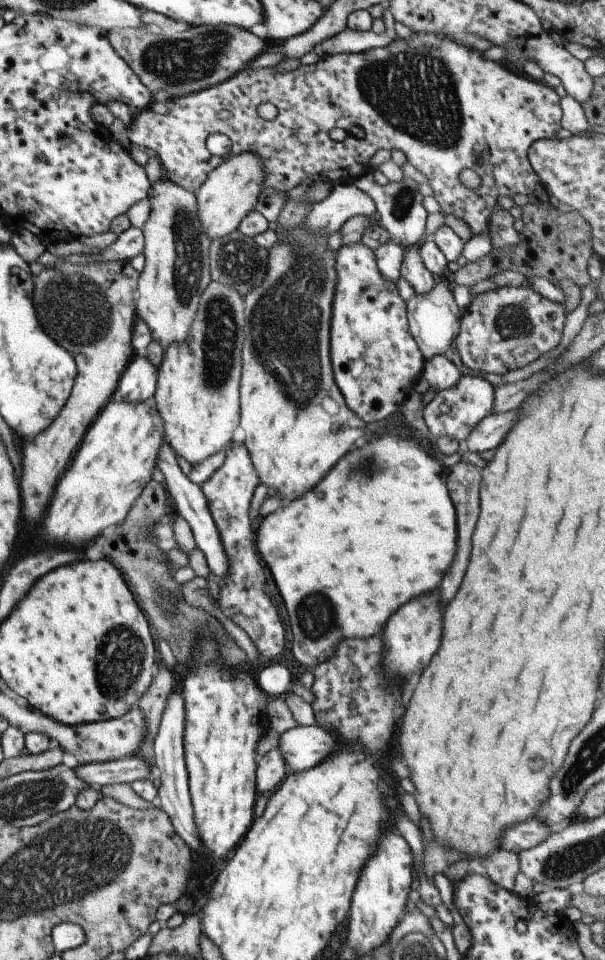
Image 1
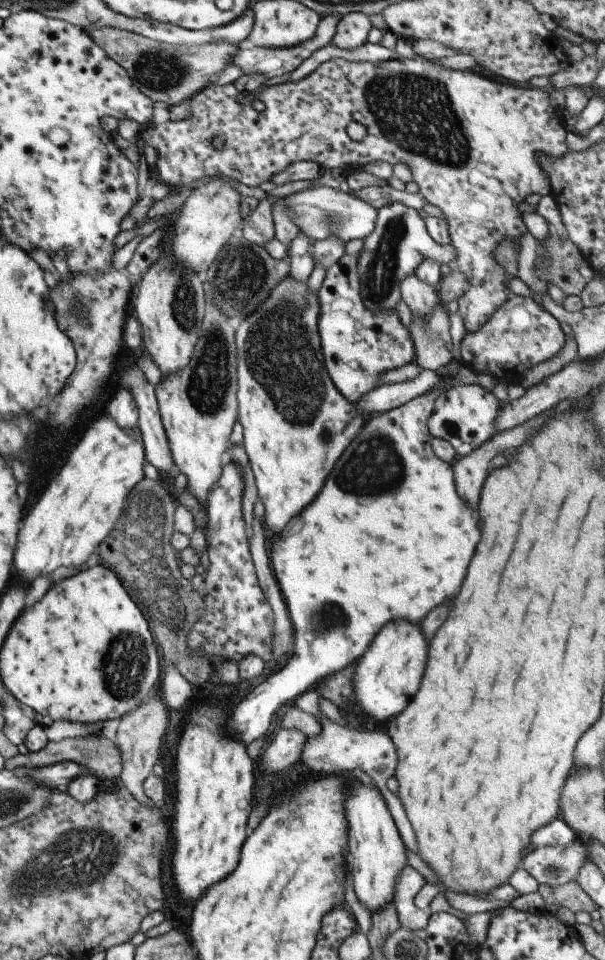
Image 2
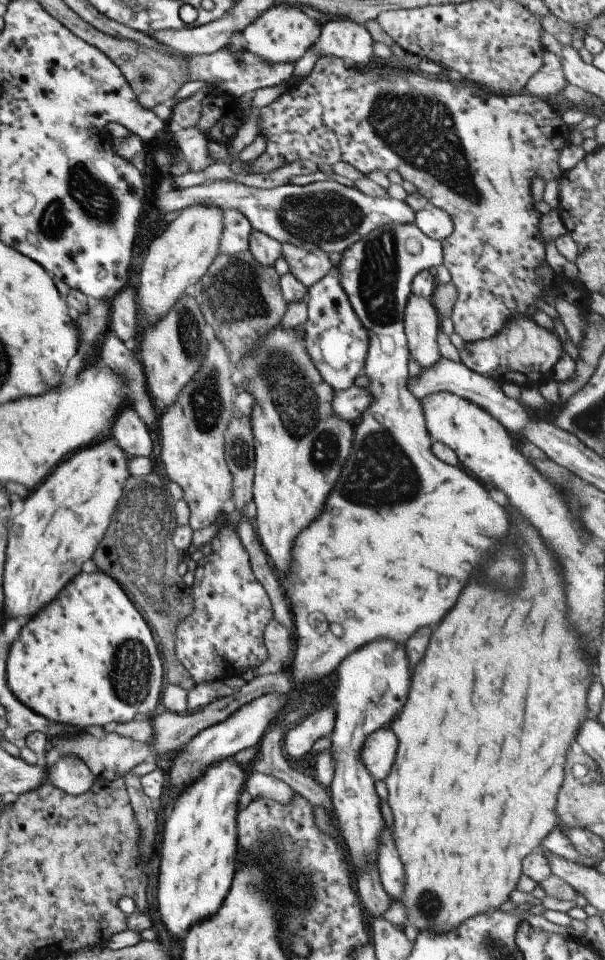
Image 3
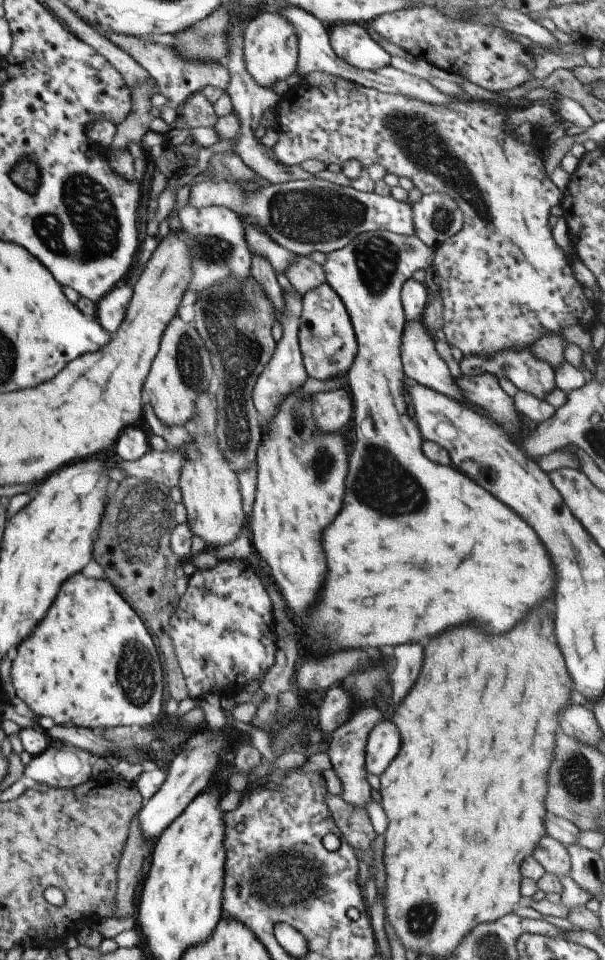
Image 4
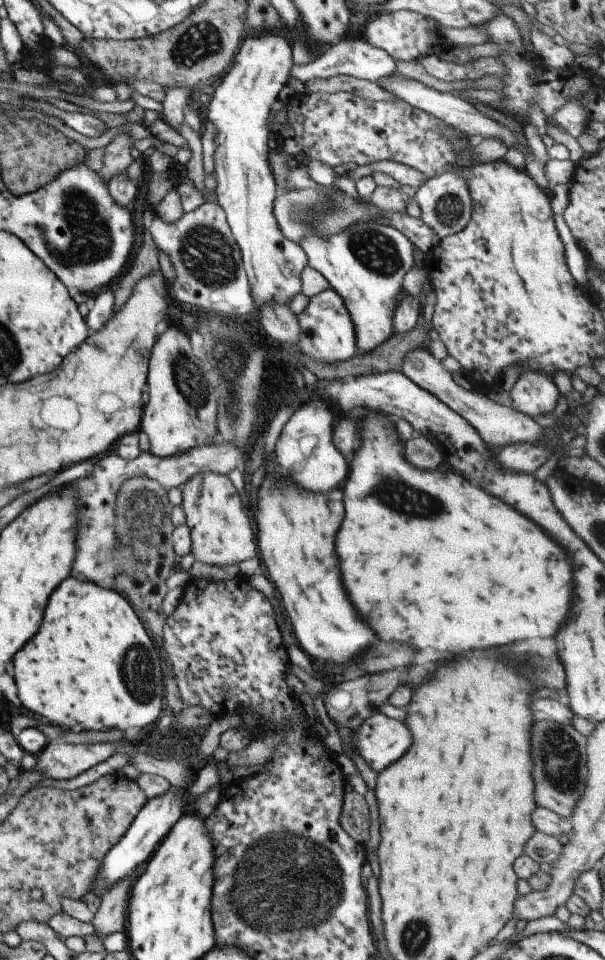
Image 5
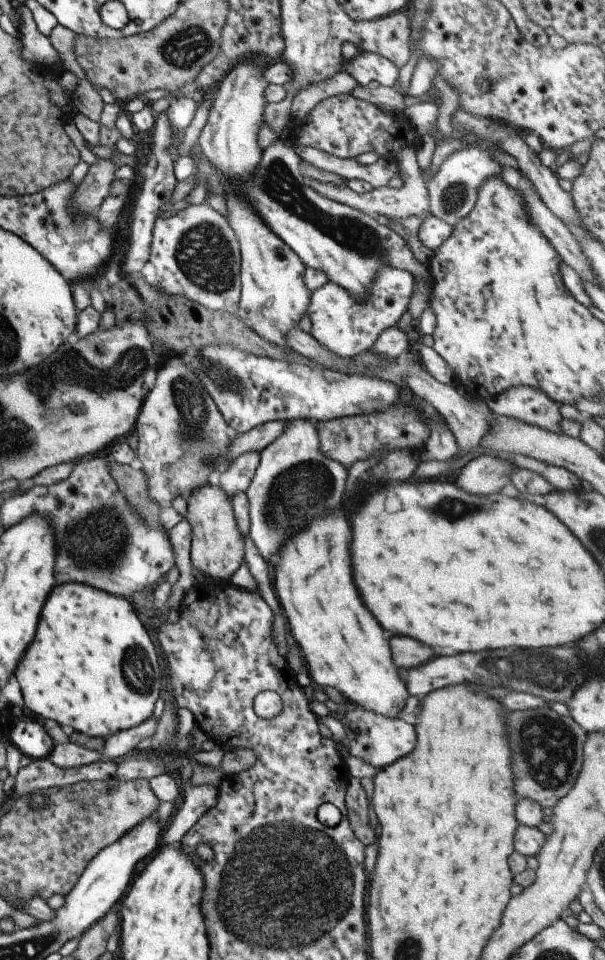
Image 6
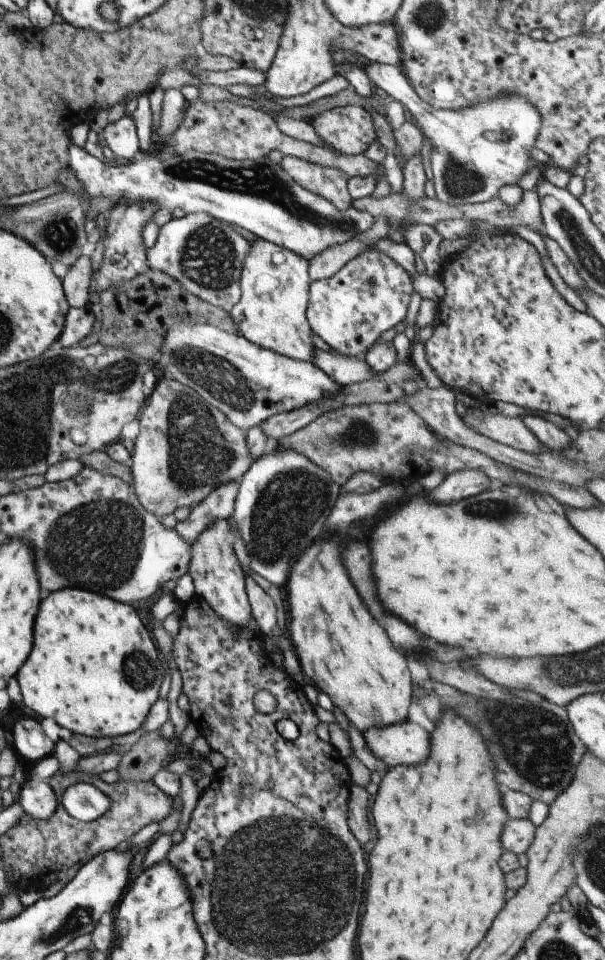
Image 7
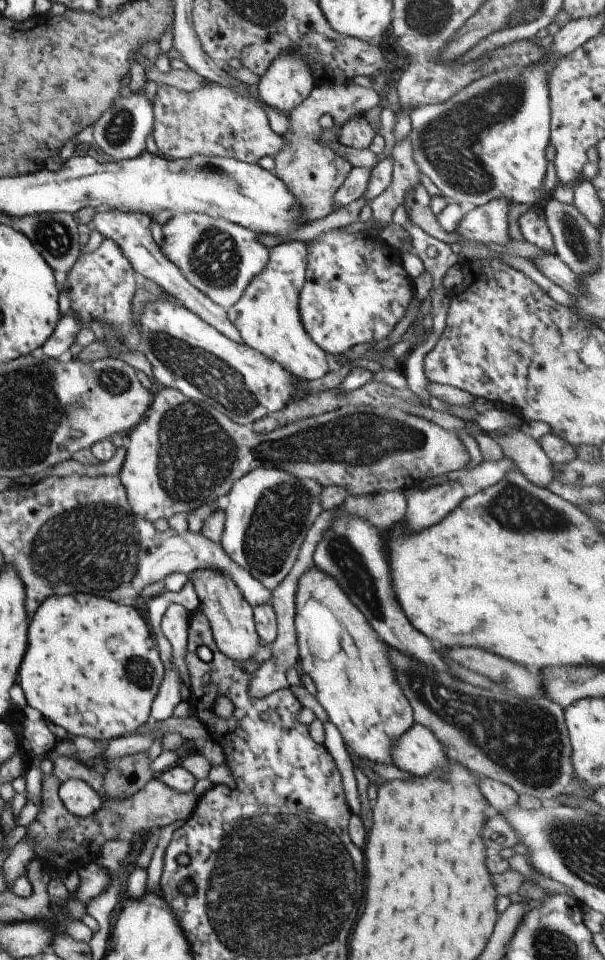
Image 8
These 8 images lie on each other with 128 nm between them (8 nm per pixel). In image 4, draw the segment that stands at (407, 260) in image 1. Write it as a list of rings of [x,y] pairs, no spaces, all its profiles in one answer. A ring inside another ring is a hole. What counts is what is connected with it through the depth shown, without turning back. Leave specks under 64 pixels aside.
[[[421,316],[404,323],[404,329],[402,330],[402,345],[400,346],[400,359],[402,360],[404,376],[409,380],[415,381],[417,385],[421,385],[422,387],[436,390],[452,399],[457,399],[460,403],[471,407],[474,411],[489,417],[487,412],[483,413],[481,409],[473,407],[460,396],[458,388],[453,378],[451,378],[448,366],[443,362],[443,359],[435,350],[434,336],[426,331],[424,324],[421,322]]]

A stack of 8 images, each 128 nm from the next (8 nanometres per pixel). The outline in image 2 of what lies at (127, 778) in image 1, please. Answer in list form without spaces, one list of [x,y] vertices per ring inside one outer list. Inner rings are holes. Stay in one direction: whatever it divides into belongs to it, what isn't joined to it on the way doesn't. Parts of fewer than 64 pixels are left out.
[[[63,761],[36,769],[27,769],[40,783],[47,788],[56,788],[57,791],[65,792],[66,786],[78,776],[91,774],[90,770],[73,761]]]

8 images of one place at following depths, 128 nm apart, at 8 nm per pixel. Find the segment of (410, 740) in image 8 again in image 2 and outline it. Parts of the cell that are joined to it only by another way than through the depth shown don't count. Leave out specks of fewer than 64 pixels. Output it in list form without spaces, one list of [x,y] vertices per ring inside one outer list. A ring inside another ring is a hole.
[[[308,688],[294,699],[294,706],[299,710],[309,713],[310,715],[313,714],[313,716],[315,715],[317,718],[321,719],[321,734],[319,734],[319,736],[315,735],[313,738],[306,738],[301,747],[300,758],[301,762],[303,762],[303,766],[305,766],[307,770],[311,770],[311,772],[321,772],[321,774],[333,774],[333,772],[335,772],[335,774],[343,774],[345,770],[351,770],[351,768],[357,768],[357,766],[359,766],[361,770],[365,770],[365,772],[375,780],[375,785],[384,798],[401,840],[410,851],[417,852],[414,833],[400,801],[388,791],[385,786],[387,778],[393,774],[393,770],[395,770],[395,766],[397,766],[397,756],[395,756],[395,748],[393,748],[391,740],[389,740],[383,732],[361,730],[361,732],[357,734],[357,730],[353,730],[353,728],[341,728],[341,726],[333,724],[331,720],[319,716],[317,704],[319,696],[315,688]]]

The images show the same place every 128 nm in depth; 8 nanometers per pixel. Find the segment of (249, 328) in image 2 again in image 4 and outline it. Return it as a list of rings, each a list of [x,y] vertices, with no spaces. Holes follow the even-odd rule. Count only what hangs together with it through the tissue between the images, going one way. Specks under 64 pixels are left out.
[[[299,388],[289,391],[276,406],[275,412],[266,422],[266,425],[260,428],[260,441],[257,445],[256,458],[253,462],[256,468],[254,501],[248,519],[249,530],[251,530],[251,548],[253,552],[255,552],[263,568],[269,573],[269,578],[271,578],[273,584],[278,588],[279,594],[281,594],[283,600],[286,602],[286,608],[289,606],[293,612],[305,612],[305,610],[311,606],[311,602],[315,600],[315,594],[317,594],[317,590],[319,590],[319,586],[321,586],[321,580],[323,580],[323,574],[325,574],[325,558],[323,558],[323,552],[321,552],[321,546],[319,546],[319,536],[321,536],[321,530],[323,530],[323,528],[331,522],[331,518],[335,518],[335,514],[339,512],[341,496],[343,496],[343,488],[345,488],[345,474],[348,461],[348,455],[345,451],[347,440],[337,431],[316,433],[316,422],[312,417],[311,396],[313,396],[313,394],[308,398],[301,398],[301,396],[303,396],[303,393],[301,393]]]

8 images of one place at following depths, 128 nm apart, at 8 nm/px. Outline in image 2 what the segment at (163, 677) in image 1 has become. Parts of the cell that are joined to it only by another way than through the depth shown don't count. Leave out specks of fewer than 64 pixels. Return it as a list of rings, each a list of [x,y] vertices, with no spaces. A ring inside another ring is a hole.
[[[153,694],[143,699],[137,708],[124,714],[116,729],[114,741],[115,748],[120,754],[120,763],[122,764],[119,778],[124,784],[124,788],[131,794],[135,800],[144,805],[153,805],[151,800],[144,796],[142,789],[143,779],[153,773],[154,767],[158,764],[158,754],[162,744],[161,738],[167,728],[167,707],[161,700],[160,695]]]

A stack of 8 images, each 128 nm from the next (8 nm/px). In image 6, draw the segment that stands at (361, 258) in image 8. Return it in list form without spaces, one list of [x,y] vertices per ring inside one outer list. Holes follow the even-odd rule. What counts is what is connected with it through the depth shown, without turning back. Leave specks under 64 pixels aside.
[[[381,267],[376,271],[374,286],[364,303],[355,302],[346,290],[327,282],[310,294],[306,308],[311,324],[309,334],[332,355],[342,359],[353,359],[369,351],[379,333],[388,326],[395,325],[401,318],[401,314],[407,308],[412,288],[412,274],[391,267]]]

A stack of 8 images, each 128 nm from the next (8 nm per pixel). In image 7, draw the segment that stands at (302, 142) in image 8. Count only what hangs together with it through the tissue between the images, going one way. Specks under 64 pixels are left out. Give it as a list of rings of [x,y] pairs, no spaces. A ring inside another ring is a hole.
[[[283,156],[279,164],[293,181],[331,202],[335,208],[343,210],[350,206],[352,198],[346,187],[348,178],[339,169],[289,156]]]

